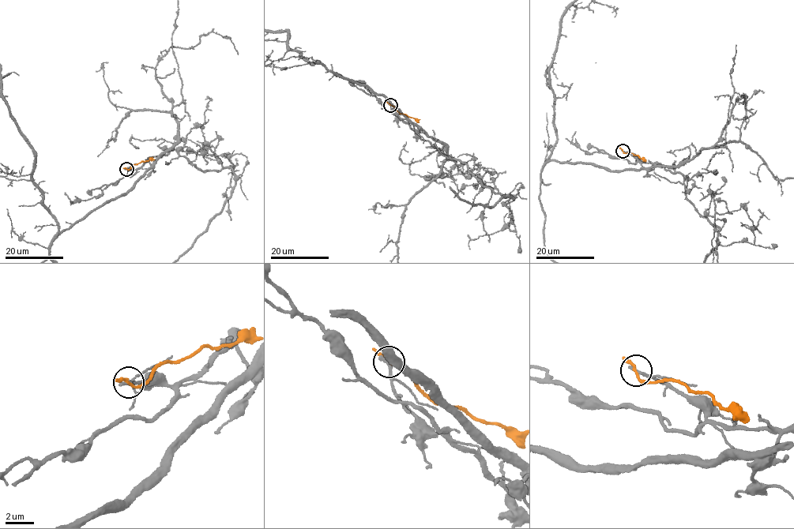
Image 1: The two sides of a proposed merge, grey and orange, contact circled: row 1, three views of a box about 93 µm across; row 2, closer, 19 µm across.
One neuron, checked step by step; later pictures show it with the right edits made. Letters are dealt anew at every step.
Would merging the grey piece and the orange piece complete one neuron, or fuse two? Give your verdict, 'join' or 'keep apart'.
keep apart

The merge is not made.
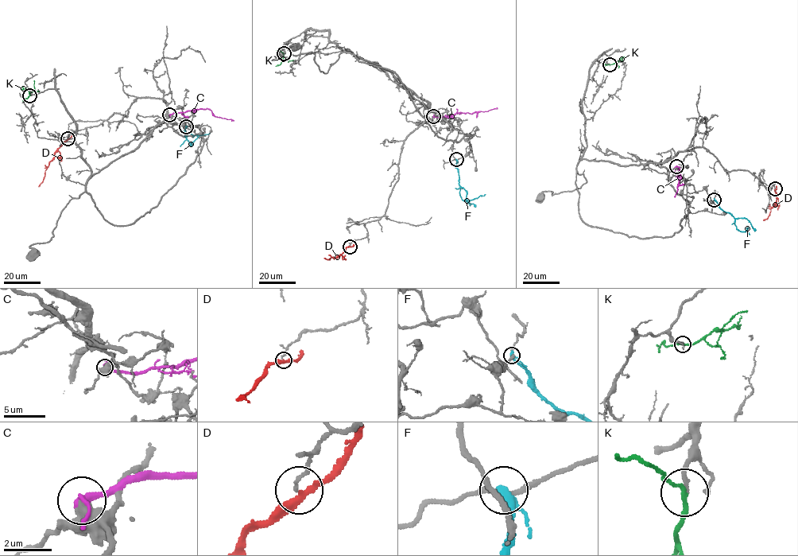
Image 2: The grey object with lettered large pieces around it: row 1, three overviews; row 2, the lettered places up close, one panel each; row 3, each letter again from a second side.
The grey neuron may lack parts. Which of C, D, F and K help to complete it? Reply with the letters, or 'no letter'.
K

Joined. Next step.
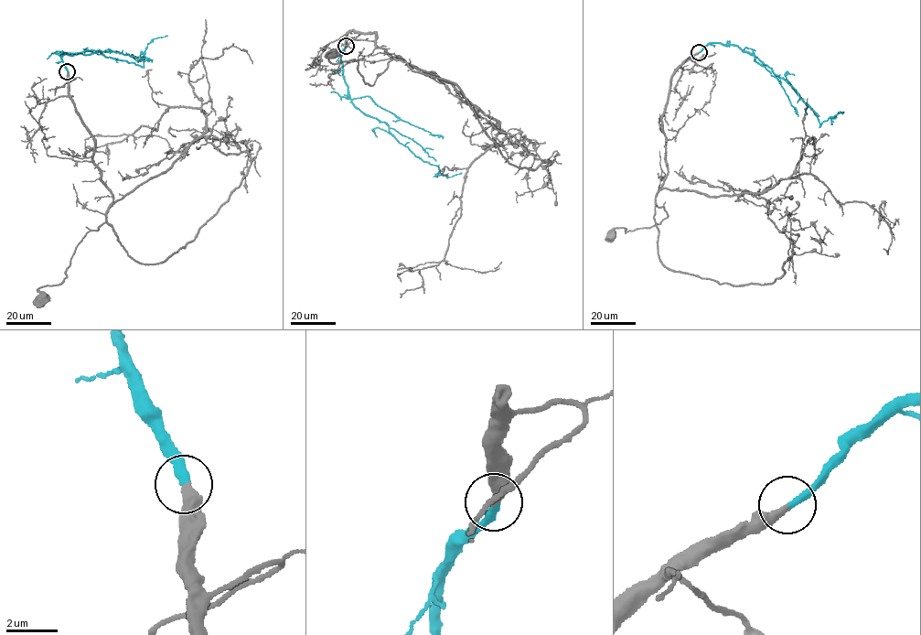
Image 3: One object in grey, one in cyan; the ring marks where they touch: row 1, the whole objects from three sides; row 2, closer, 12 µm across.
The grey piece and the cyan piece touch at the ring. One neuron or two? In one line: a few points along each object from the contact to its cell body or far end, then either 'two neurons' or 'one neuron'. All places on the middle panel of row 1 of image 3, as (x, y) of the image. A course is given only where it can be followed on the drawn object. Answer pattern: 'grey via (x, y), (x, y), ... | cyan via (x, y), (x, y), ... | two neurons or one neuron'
grey via (346, 47), (348, 34), (373, 32), (377, 48), (400, 59), (372, 86), (358, 62), (333, 63), (333, 53) | cyan via (346, 47), (341, 53), (343, 79), (356, 107), (383, 122), (400, 143), (438, 165), (443, 176), (462, 173) | one neuron

